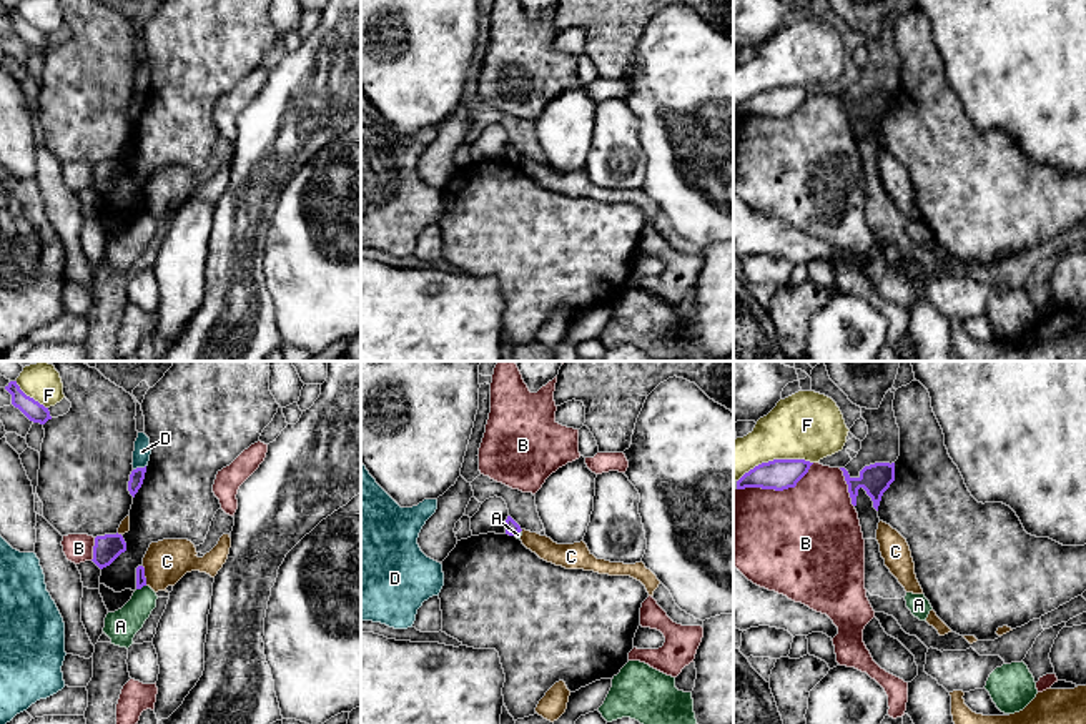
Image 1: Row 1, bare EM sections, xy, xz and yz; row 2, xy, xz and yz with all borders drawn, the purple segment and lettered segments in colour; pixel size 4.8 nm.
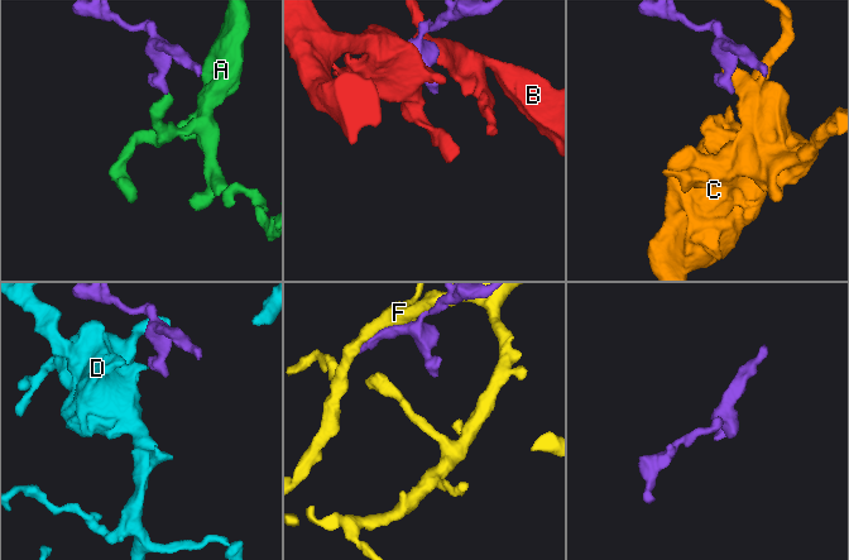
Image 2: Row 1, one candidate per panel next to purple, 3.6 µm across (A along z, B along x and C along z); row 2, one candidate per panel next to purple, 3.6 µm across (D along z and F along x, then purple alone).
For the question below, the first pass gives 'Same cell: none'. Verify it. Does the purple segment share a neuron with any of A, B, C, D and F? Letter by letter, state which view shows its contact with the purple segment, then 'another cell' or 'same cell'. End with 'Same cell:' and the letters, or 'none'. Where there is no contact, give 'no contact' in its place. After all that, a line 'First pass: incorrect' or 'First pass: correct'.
A: meets purple in xy; another cell
B: meets purple in yz; another cell
C: meets purple in xy; another cell
D: meets purple in xy; another cell
F: meets purple in yz; another cell
Same cell: none
First pass: correct

